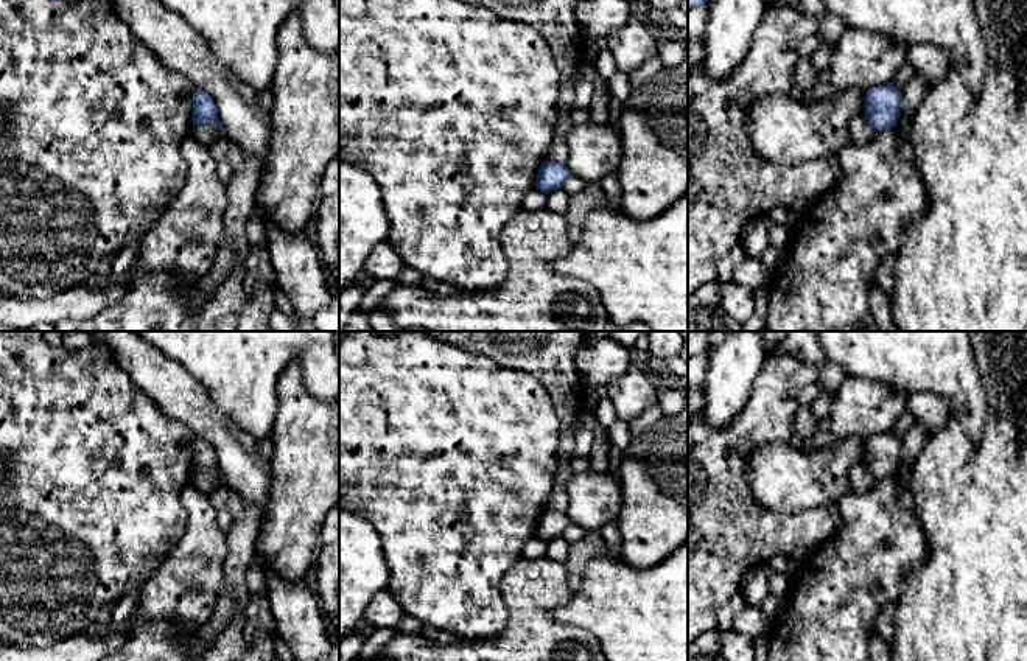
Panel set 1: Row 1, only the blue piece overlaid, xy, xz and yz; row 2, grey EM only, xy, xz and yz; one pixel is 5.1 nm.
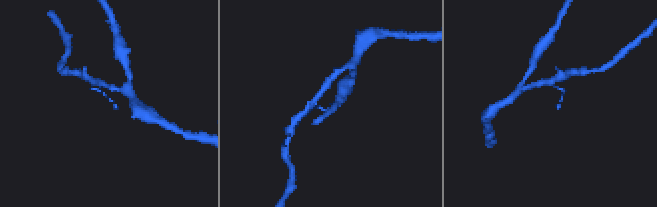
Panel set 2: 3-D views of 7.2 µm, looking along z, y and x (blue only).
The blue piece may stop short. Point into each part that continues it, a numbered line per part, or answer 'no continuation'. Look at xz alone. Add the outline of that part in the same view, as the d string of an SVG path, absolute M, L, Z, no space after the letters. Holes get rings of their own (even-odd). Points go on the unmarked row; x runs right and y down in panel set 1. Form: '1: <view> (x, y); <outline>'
no continuation

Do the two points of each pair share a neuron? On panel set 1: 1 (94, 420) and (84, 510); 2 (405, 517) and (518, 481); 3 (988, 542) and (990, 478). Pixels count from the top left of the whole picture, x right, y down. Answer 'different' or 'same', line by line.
1: same
2: same
3: same

